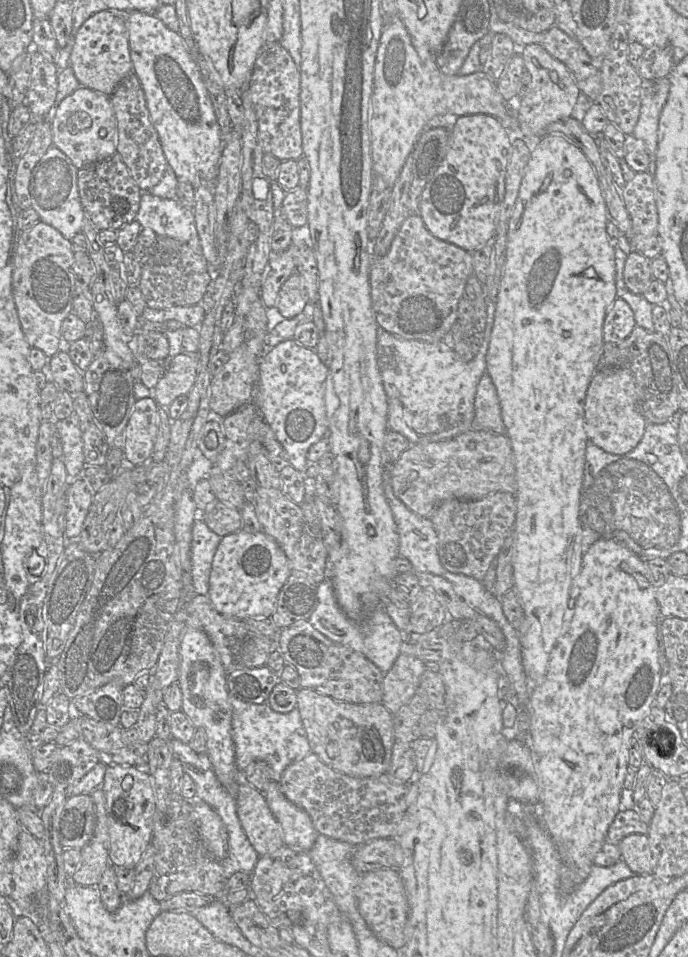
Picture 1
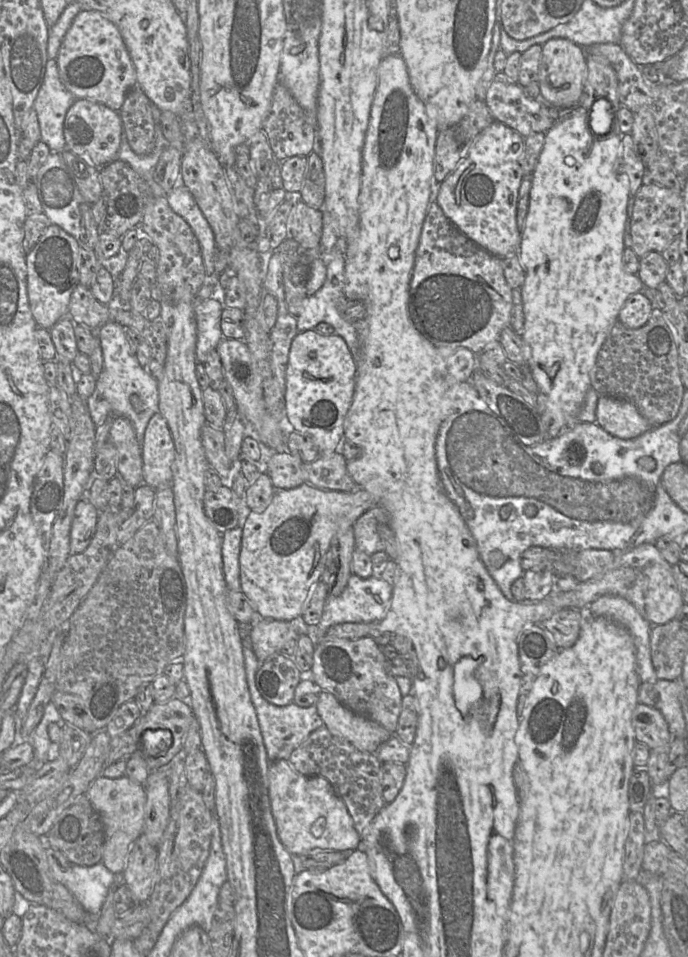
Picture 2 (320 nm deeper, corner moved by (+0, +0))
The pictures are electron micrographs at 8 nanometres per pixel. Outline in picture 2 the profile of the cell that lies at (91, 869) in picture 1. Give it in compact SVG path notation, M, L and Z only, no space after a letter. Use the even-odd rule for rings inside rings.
M99 775L87 791L87 796L99 813L105 830L102 863L113 873L122 874L131 846L143 834L146 805L144 786L127 775L111 779Z

